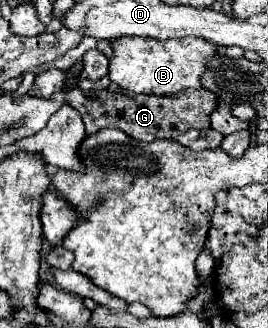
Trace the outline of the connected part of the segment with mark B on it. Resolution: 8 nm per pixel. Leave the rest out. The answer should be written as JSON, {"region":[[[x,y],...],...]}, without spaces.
{"region":[[[127,36],[117,38],[111,44],[113,58],[109,62],[109,78],[127,92],[147,94],[147,96],[175,96],[177,92],[189,88],[203,88],[201,76],[209,68],[209,60],[217,56],[221,46],[209,44],[201,38],[183,38],[183,40],[155,40]]]}

